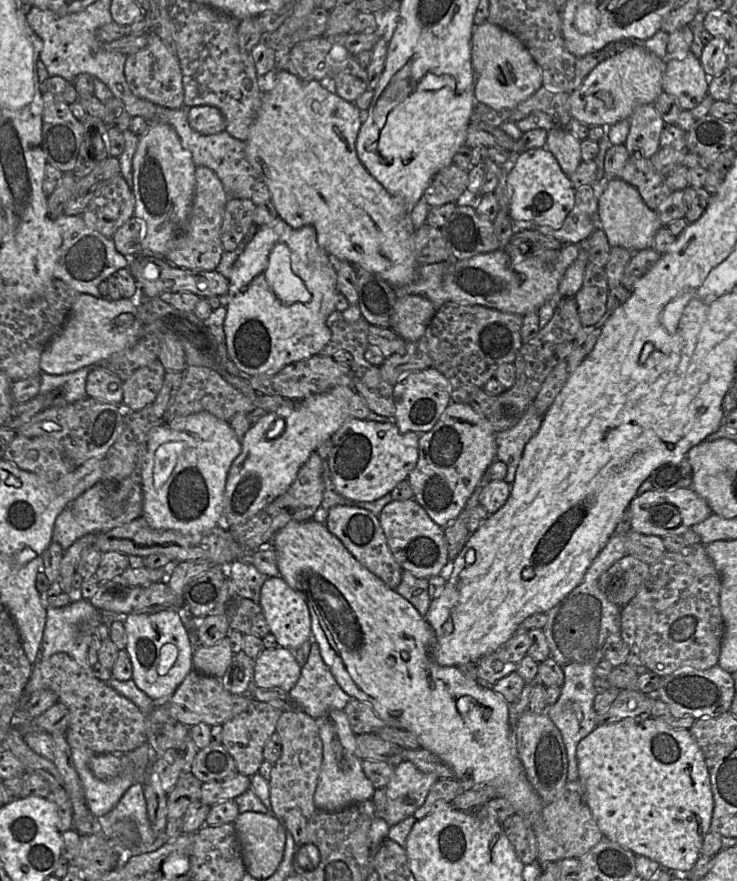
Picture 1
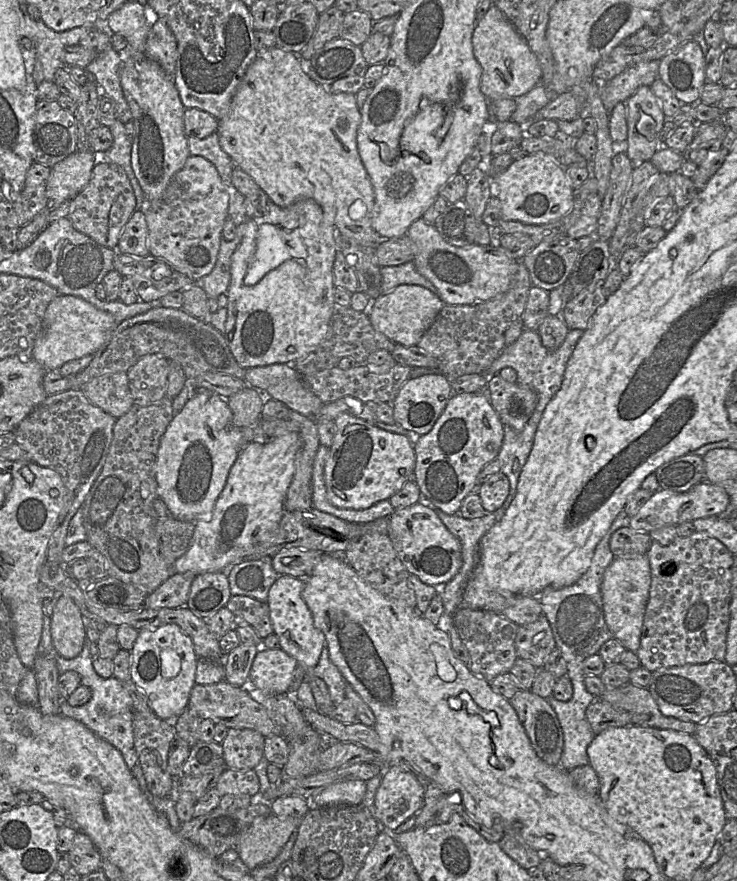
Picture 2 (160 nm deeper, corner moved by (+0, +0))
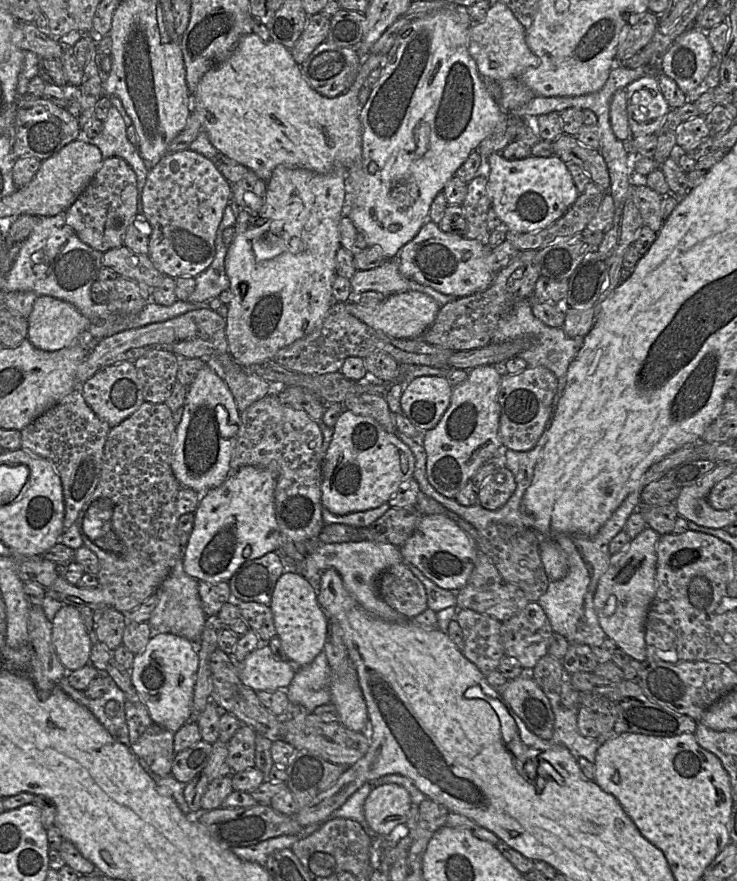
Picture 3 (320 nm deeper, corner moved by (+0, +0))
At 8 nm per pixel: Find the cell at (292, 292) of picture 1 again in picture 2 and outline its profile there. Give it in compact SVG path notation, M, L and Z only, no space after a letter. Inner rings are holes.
M264 223L257 234L256 251L244 277L244 284L252 286L258 283L268 272L292 259L282 230Z

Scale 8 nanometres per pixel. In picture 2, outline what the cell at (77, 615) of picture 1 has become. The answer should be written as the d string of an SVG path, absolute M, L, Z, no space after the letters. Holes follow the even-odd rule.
M86 634L84 647L77 657L67 659L59 654L55 656L60 675L66 671L76 671L81 677L81 685L89 687L92 691L91 699L82 706L71 706L67 699L61 699L61 713L82 722L96 735L112 744L121 752L127 767L132 770L138 762L134 747L133 717L135 711L132 698L122 681L114 676L103 678L95 671L92 664L90 645L91 642Z

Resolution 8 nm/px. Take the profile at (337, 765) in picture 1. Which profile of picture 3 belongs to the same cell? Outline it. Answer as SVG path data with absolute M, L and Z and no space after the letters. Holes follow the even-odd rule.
M283 573L274 588L270 608L277 637L290 663L295 663L299 667L312 663L324 650L327 635L327 616L317 601L317 593L312 585L298 573Z

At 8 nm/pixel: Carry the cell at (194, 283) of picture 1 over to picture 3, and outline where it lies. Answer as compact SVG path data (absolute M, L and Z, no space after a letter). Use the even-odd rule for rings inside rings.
M125 246L104 252L102 264L119 276L144 284L150 289L159 286L165 276L156 269L149 255L136 254Z

